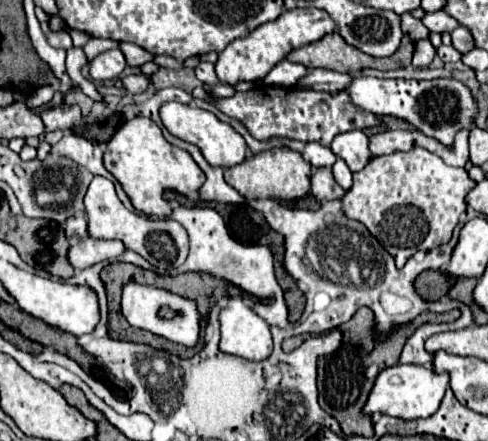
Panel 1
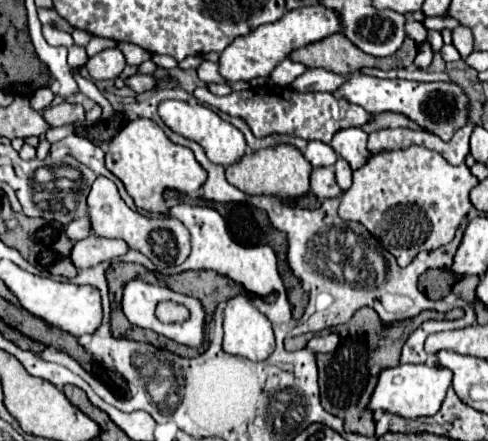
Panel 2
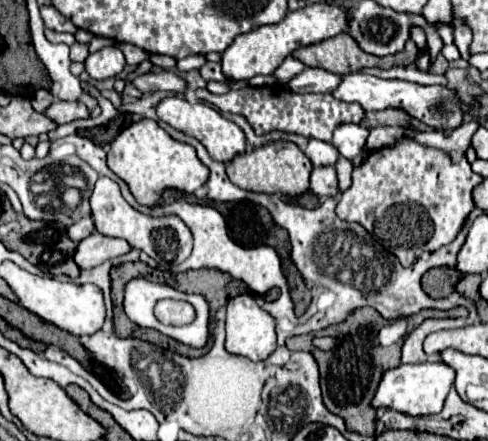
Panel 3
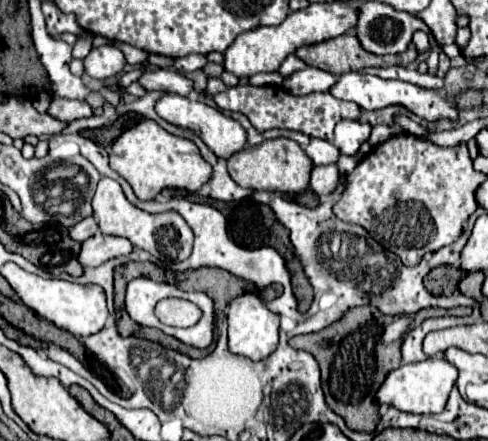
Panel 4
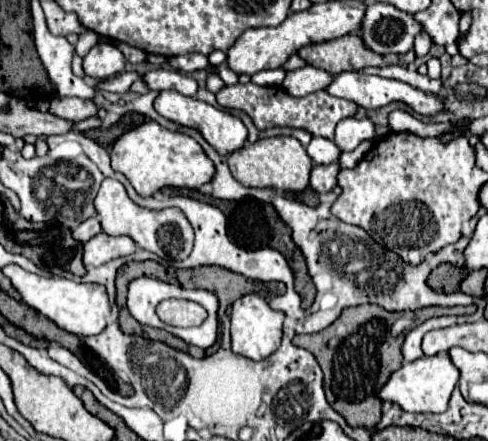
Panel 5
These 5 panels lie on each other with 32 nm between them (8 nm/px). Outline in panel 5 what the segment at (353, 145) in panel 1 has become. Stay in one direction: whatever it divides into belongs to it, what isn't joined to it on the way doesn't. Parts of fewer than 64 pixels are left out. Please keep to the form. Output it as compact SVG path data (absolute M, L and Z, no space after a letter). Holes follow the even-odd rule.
M350 116L336 126L334 142L342 152L352 152L360 142L374 140L374 136L376 136L376 124L370 118L360 120L356 116Z

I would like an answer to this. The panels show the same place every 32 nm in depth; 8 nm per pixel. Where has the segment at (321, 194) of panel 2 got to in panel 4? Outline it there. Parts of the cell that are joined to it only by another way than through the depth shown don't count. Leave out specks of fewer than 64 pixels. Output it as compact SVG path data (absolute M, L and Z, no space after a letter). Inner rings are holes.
M336 164L328 166L314 166L312 178L310 178L310 188L320 196L320 194L330 194L338 186L338 168Z

